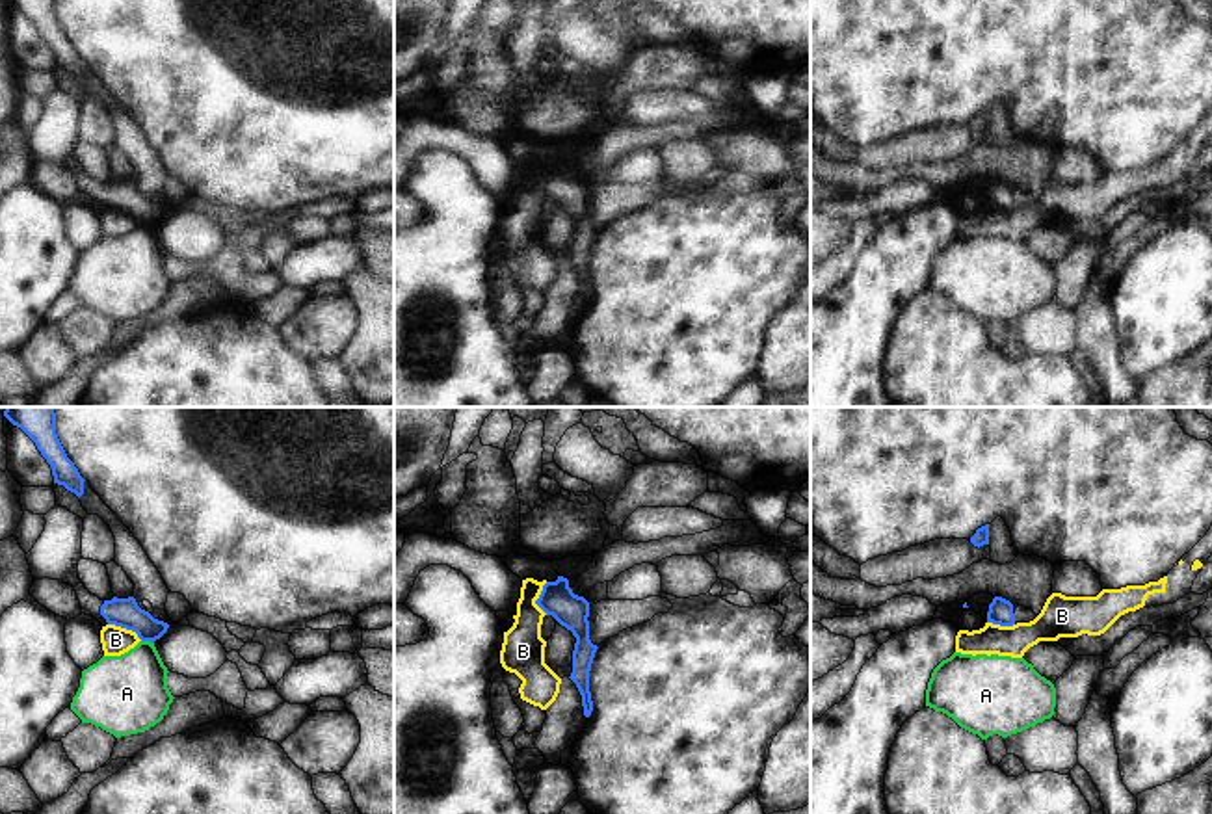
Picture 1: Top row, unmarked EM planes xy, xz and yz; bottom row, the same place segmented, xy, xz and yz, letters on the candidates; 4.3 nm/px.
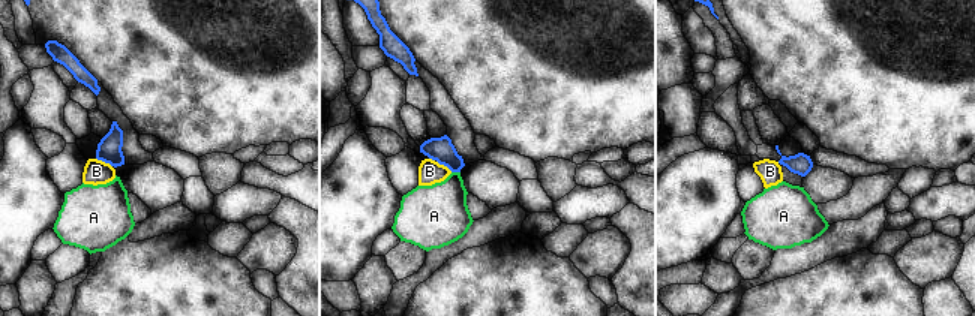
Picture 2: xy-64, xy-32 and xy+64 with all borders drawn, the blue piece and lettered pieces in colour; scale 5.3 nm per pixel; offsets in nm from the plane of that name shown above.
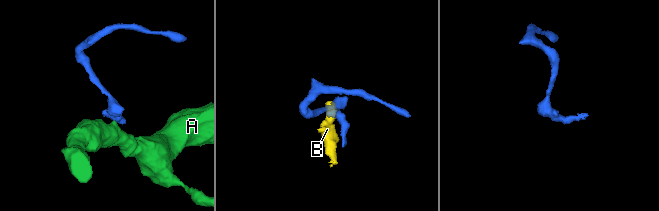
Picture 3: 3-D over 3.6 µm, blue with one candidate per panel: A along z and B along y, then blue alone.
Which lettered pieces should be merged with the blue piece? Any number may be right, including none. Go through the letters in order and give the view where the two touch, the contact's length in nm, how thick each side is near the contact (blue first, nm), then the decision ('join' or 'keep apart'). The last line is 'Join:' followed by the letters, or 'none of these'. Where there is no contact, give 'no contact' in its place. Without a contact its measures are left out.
A: meets blue in xy; contact 60 nm long; 130 nm thick on the blue side, 340 nm on the other; keep apart
B: meets blue in xy; contact 170 nm long; 130 nm thick on the blue side, 120 nm on the other; keep apart
Join: none of these

